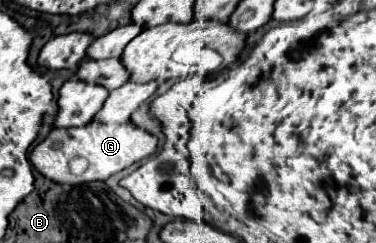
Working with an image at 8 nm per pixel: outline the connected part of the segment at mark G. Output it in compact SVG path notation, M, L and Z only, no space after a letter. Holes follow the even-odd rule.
M91 121L85 127L73 127L73 129L53 129L45 141L33 147L31 151L31 163L33 167L47 177L53 183L59 185L79 185L79 183L91 183L91 181L105 181L111 175L123 171L125 167L143 161L151 157L157 149L157 139L149 135L143 129L133 127L131 123L125 125L99 125L97 121ZM73 157L85 157L89 161L89 167L83 175L73 175L69 169L69 161Z

